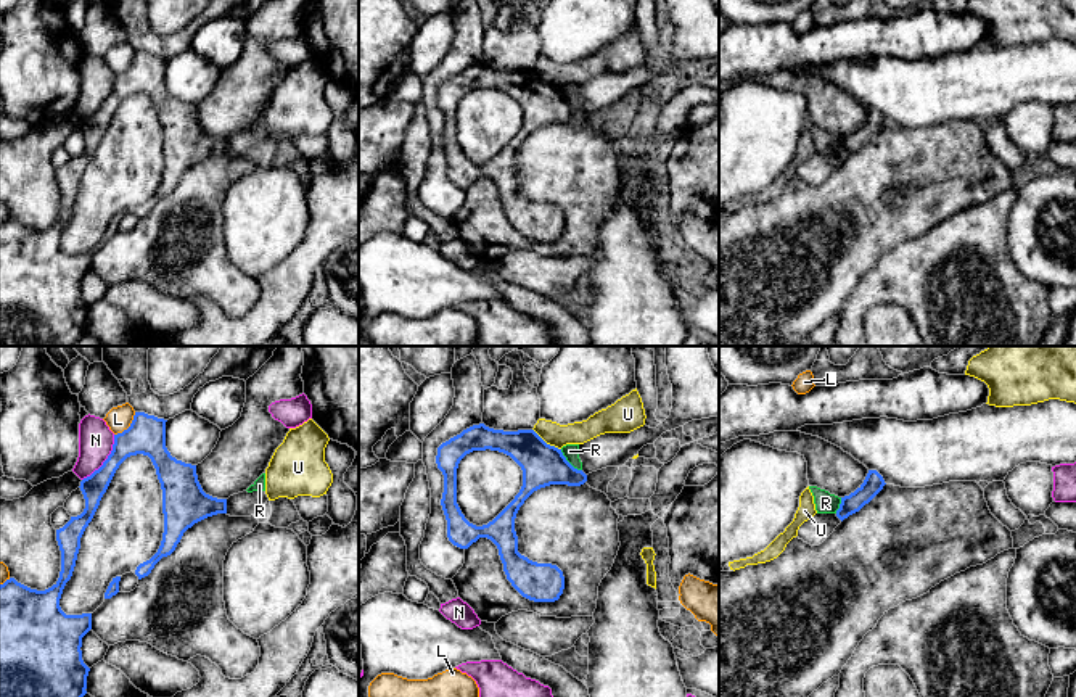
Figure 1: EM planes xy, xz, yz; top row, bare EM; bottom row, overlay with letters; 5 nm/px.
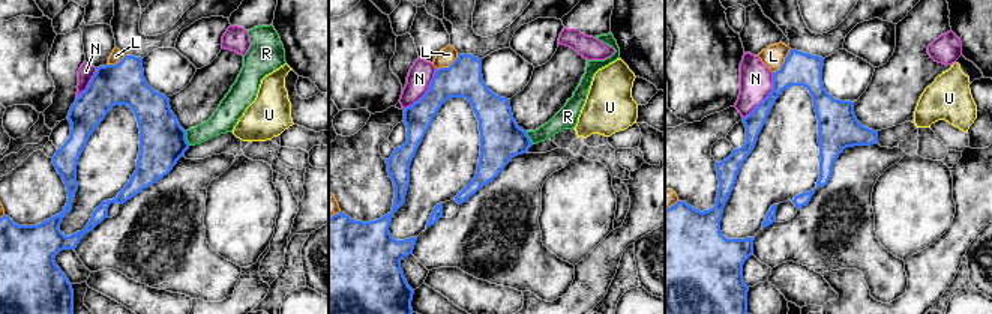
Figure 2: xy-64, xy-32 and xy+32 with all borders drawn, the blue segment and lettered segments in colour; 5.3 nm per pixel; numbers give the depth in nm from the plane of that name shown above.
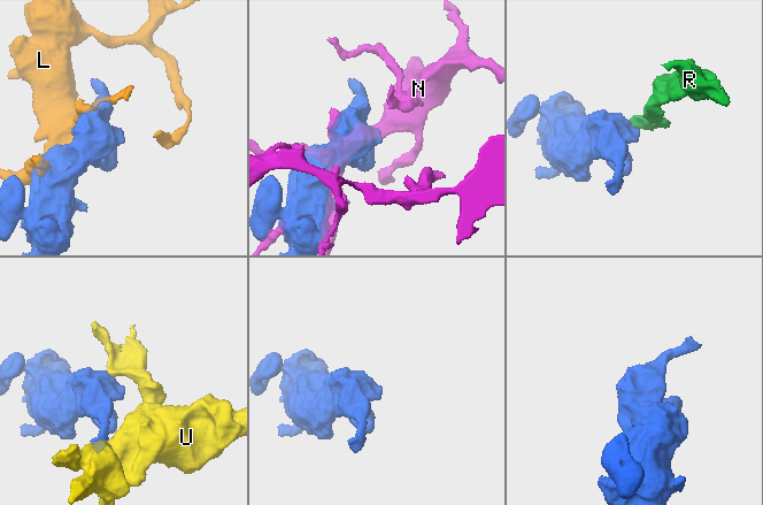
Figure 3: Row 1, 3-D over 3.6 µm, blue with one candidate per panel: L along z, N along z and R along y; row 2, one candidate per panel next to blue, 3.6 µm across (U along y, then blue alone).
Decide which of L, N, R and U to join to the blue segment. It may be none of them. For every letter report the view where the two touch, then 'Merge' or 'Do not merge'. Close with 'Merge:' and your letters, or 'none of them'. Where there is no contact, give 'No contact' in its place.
L: Touches blue in xy. Do not merge
N: Touches blue in xy. Do not merge
R: Touches blue in xz. Do not merge
U: Touches blue in xz. Do not merge
Merge: none of them

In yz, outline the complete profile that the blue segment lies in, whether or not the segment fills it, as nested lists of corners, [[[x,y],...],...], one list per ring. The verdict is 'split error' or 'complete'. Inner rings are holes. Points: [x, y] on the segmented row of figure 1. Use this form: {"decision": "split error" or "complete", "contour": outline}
{"decision": "complete", "contour": [[[869,470],[864,483],[849,496],[841,497],[836,517],[843,522],[869,504],[885,486],[883,476],[877,470]]]}

